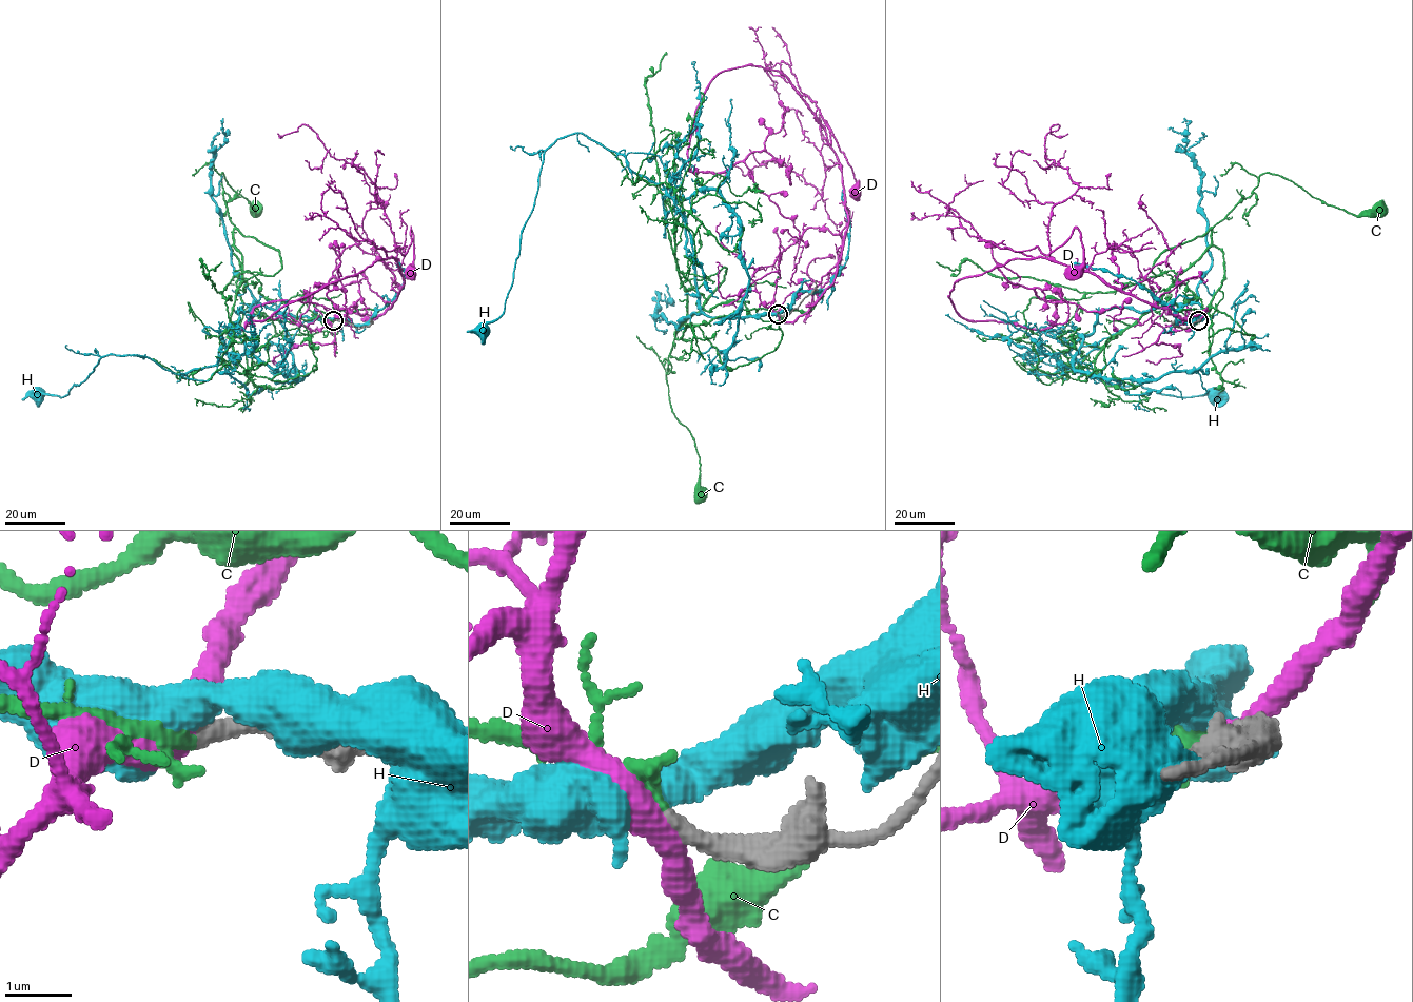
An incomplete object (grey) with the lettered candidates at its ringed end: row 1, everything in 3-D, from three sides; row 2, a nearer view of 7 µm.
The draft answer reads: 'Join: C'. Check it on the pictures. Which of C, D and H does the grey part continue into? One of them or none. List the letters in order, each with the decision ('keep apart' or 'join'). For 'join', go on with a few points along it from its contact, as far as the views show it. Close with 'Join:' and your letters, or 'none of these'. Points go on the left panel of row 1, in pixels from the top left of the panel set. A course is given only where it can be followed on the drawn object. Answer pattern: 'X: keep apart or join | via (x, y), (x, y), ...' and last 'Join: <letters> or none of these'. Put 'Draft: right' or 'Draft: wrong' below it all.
C: join | via (333, 320), (272, 320), (243, 302), (222, 173), (255, 215), (257, 210)
D: keep apart
H: keep apart
Join: C
Draft: right

